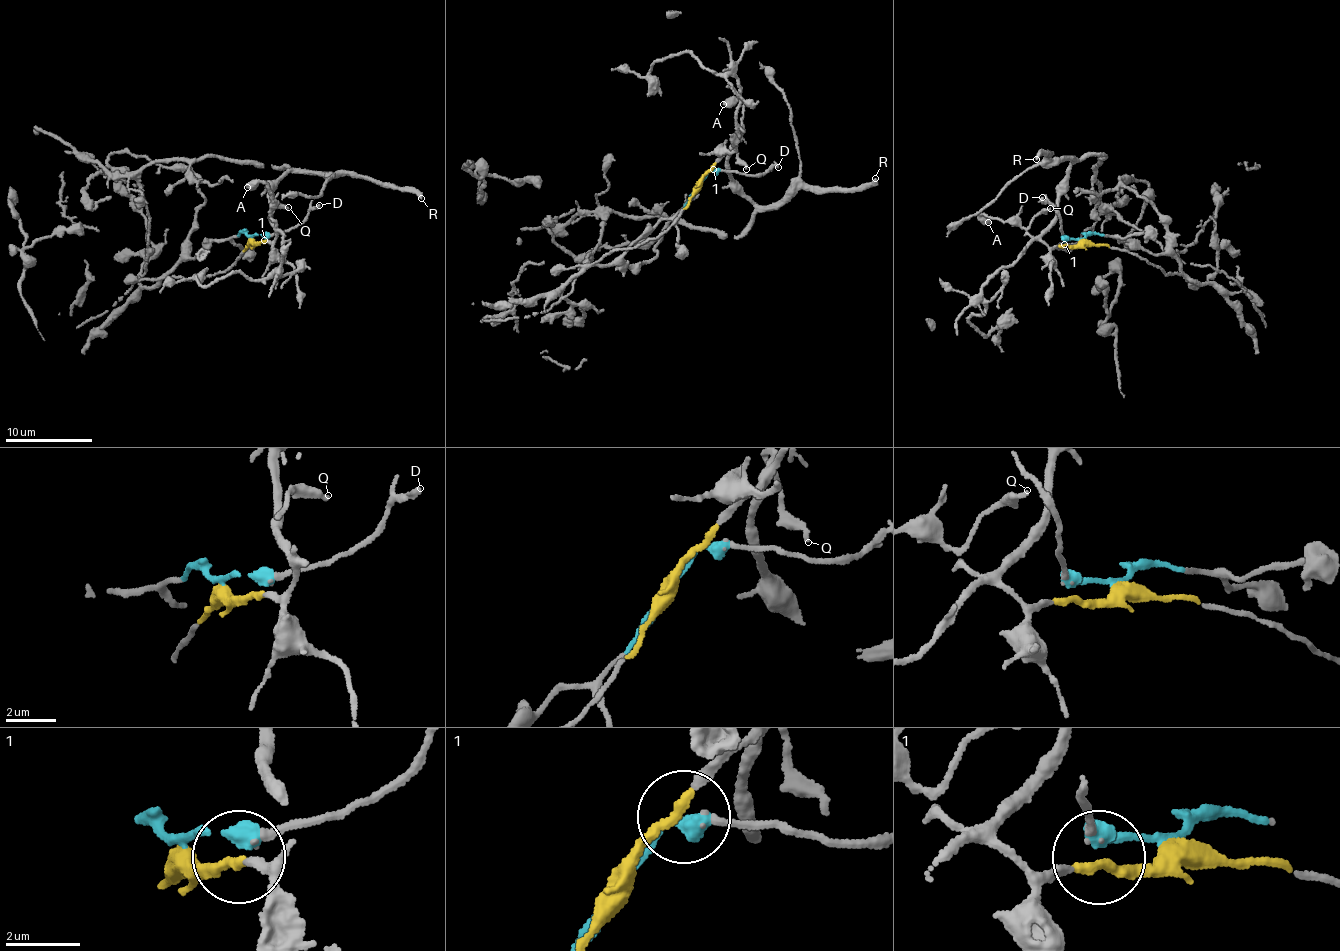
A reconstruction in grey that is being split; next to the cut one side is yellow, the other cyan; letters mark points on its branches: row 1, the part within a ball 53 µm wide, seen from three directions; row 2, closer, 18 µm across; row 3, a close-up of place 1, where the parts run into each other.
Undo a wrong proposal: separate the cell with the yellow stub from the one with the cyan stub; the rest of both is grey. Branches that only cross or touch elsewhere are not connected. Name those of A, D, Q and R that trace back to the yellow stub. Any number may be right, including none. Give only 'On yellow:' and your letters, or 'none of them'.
On yellow: A, Q, R

